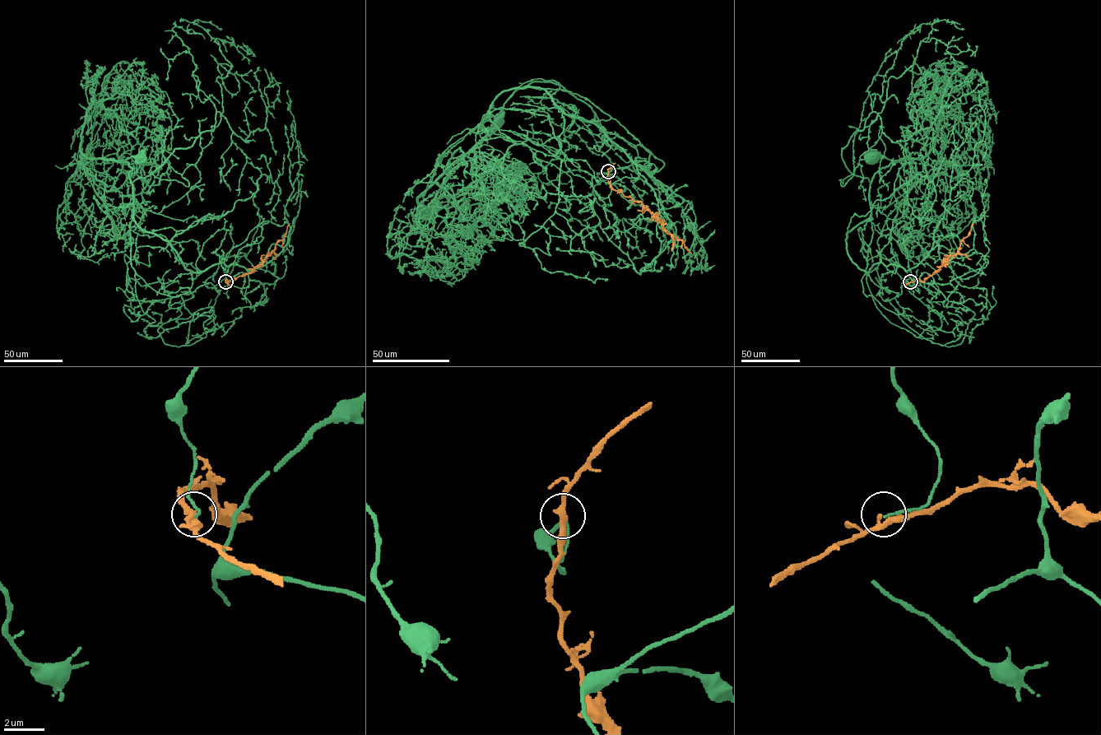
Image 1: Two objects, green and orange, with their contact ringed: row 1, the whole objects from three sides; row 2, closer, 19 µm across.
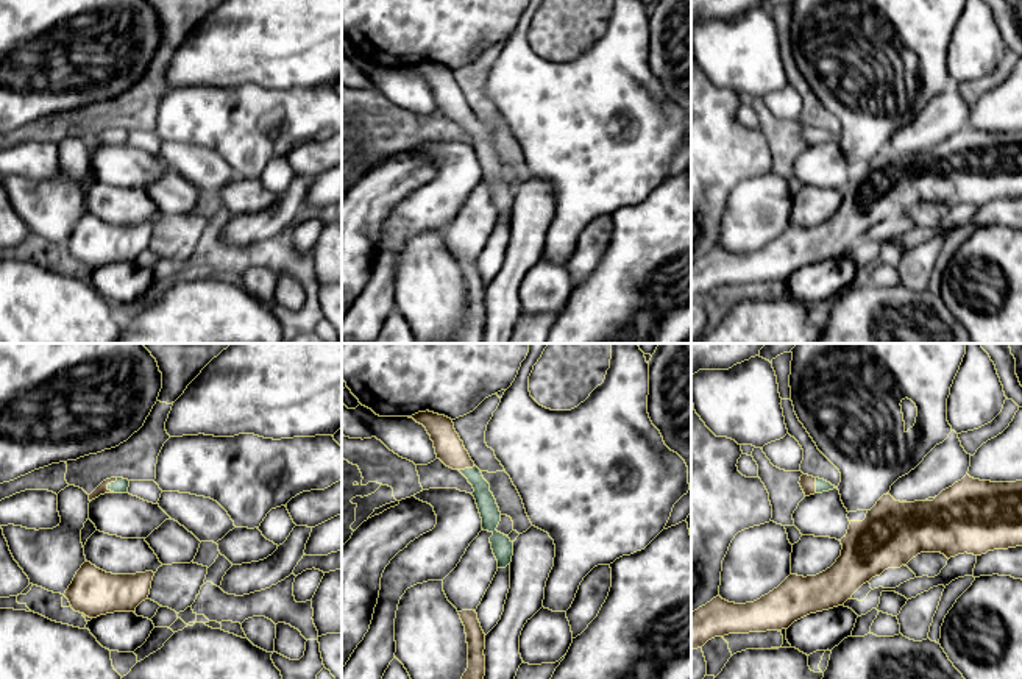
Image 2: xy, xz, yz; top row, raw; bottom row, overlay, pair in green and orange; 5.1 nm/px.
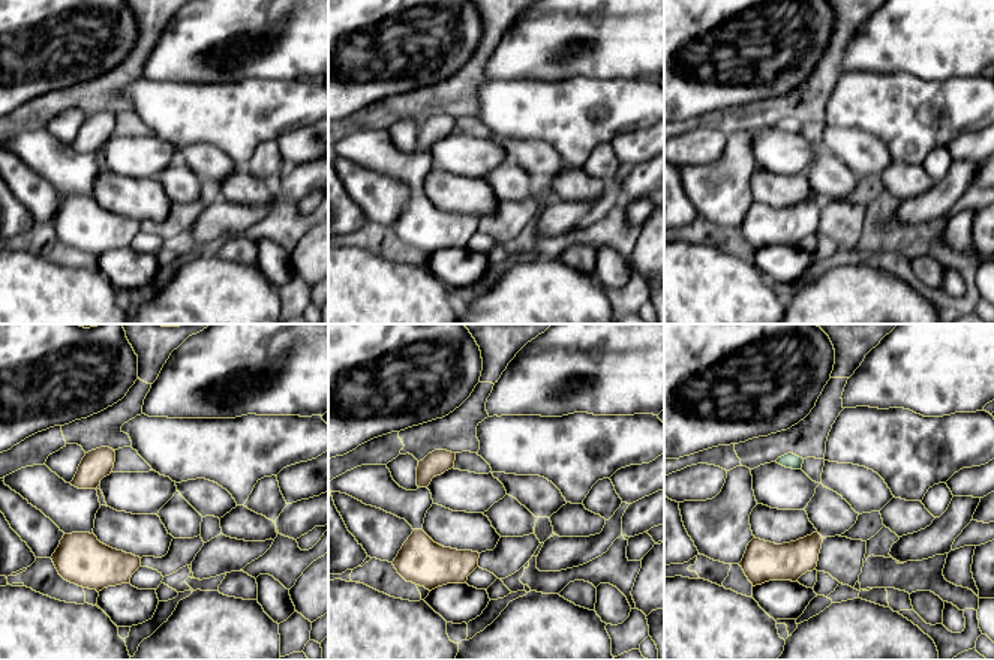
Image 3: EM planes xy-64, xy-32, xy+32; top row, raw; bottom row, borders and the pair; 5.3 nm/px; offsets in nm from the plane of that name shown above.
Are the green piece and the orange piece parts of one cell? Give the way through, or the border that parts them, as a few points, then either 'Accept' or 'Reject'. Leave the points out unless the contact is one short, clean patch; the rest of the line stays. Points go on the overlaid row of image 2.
Reject

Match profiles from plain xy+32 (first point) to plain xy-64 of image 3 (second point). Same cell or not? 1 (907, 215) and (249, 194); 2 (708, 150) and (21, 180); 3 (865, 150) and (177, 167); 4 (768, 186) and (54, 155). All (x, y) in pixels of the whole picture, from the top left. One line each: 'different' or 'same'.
1: different
2: different
3: different
4: different

